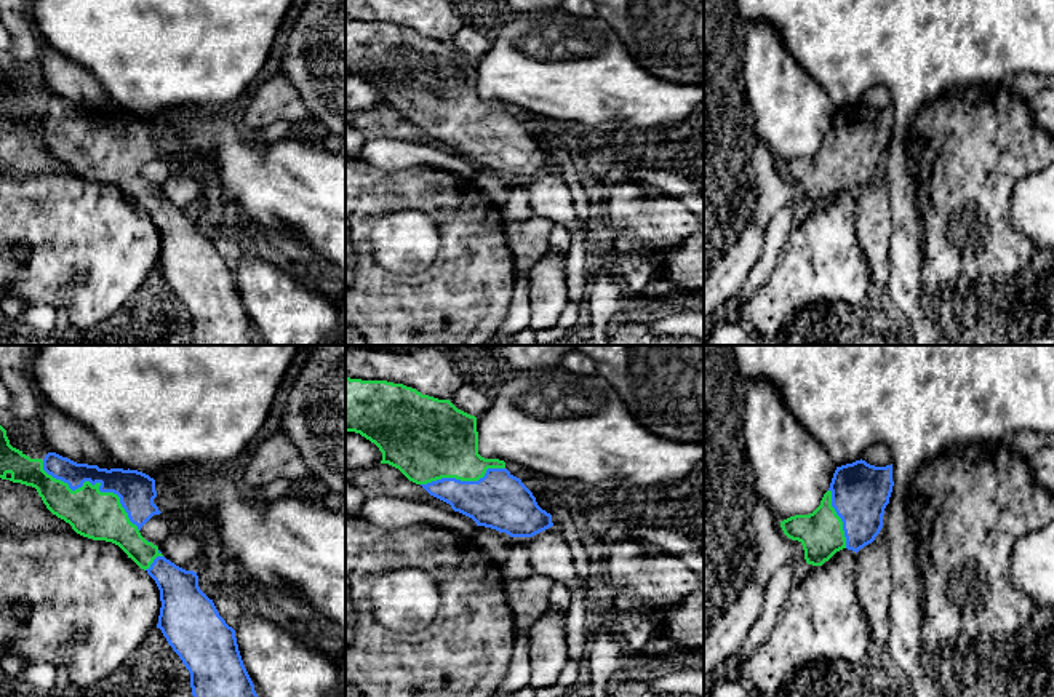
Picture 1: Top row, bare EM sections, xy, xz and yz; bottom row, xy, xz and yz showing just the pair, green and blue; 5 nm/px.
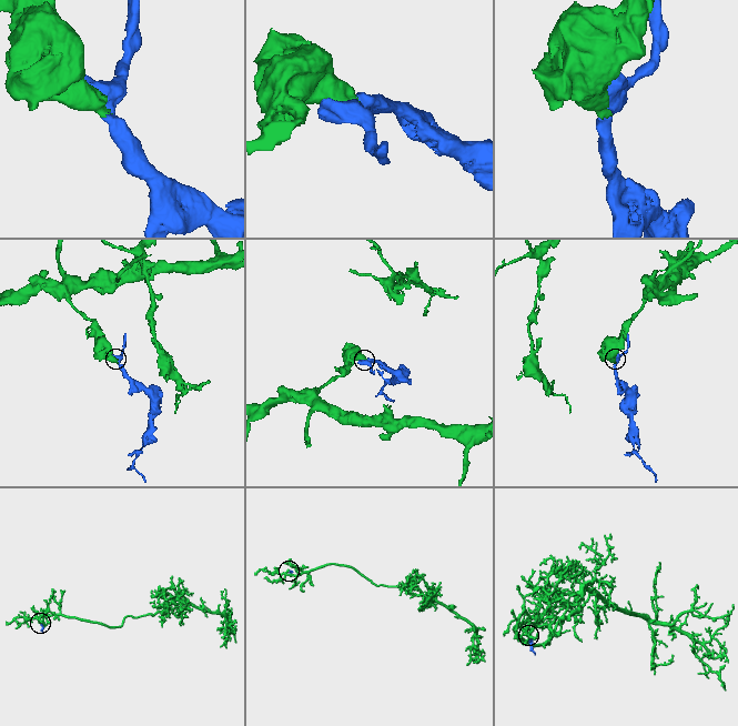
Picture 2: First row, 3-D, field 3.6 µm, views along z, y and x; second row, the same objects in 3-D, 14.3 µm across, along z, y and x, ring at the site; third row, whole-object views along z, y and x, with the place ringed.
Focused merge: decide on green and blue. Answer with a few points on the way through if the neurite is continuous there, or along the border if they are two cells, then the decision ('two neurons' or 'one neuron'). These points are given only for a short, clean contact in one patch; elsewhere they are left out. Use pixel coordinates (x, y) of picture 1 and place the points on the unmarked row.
one neuron

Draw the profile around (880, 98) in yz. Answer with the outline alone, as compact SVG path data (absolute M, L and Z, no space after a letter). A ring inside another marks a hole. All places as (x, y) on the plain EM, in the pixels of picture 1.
M875 86L864 94L862 102L875 109L886 109L892 106L892 96L886 86Z

